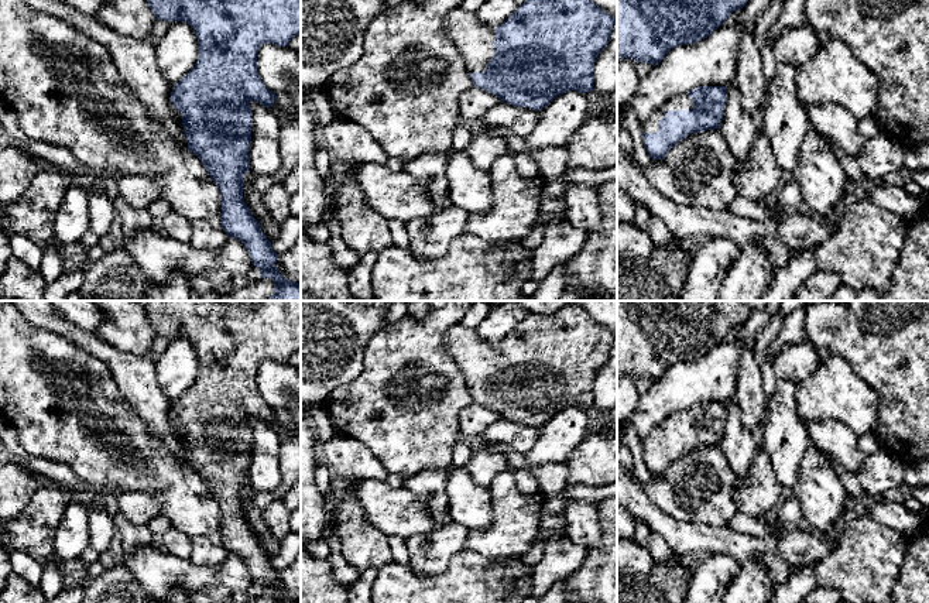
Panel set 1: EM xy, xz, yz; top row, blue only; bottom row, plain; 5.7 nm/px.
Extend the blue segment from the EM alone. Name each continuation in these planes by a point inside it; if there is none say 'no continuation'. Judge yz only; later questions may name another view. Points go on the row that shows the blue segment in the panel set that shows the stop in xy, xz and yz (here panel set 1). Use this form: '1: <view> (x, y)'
1: yz (678, 102)

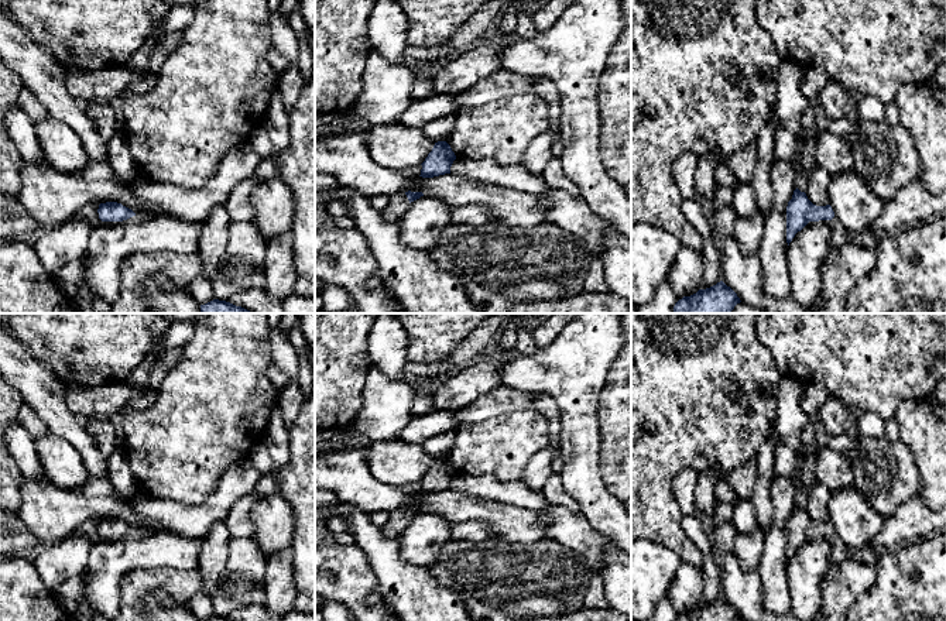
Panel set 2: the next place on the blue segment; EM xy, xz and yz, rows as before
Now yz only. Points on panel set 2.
no continuation

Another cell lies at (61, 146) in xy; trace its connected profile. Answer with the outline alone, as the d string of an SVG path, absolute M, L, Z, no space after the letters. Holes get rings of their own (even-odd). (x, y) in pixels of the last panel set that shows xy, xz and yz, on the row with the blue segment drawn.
M47 116L35 124L48 164L62 174L80 172L90 161L78 134L64 121Z

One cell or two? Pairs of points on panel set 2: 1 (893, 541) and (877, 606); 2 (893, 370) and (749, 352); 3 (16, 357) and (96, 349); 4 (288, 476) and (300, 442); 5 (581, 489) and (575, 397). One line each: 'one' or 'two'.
1: two
2: two
3: two
4: one
5: one

